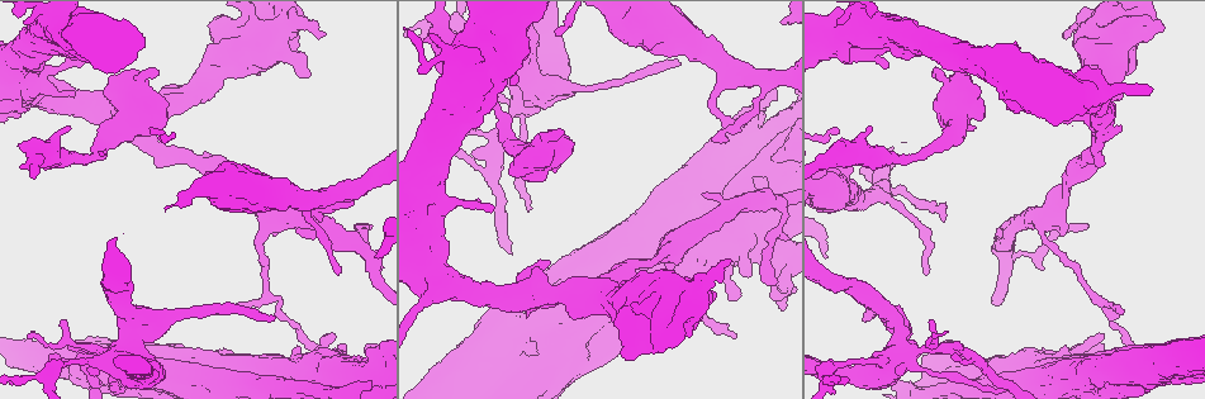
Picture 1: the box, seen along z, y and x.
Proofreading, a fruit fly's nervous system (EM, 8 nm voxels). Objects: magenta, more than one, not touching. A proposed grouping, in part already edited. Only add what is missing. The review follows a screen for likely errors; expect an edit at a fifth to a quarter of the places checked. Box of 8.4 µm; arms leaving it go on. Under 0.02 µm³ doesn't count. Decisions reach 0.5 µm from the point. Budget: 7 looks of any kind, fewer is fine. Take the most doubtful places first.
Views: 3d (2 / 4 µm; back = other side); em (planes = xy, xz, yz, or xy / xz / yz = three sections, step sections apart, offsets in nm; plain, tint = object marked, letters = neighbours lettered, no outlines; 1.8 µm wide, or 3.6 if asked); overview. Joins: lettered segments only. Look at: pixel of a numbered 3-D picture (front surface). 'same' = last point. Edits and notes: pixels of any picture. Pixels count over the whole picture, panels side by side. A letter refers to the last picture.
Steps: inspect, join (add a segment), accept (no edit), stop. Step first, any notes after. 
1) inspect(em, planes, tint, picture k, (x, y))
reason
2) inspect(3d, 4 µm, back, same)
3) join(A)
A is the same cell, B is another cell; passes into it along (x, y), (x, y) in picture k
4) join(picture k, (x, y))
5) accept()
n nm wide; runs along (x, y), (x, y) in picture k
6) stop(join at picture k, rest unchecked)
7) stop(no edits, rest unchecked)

inspect(em, 3.6 µm, xz, step 4, tint, picture 1, (521, 104))
calibre changes

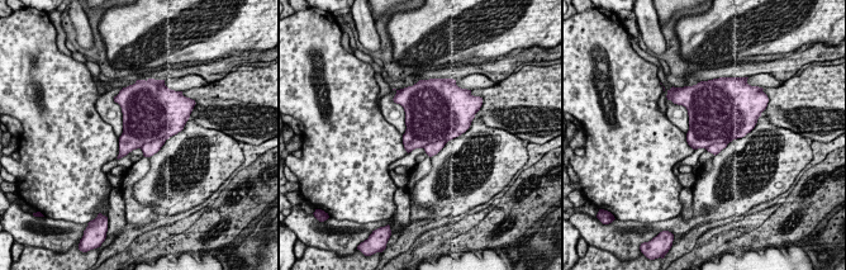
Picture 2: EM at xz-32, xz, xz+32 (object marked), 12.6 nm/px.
inspect(em, 3.6 µm, xz, step 4, letters, same)

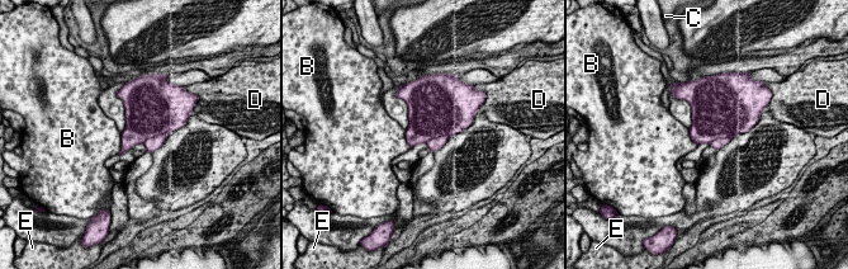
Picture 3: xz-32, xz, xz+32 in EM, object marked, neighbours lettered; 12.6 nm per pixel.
accept()
550 nm wide; B, C, D and E are other cells; border along (122, 133), (122, 149), (118, 152) in picture 3; none of them fits

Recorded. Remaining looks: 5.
inspect(3d, 2 µm, picture 1, (724, 142))

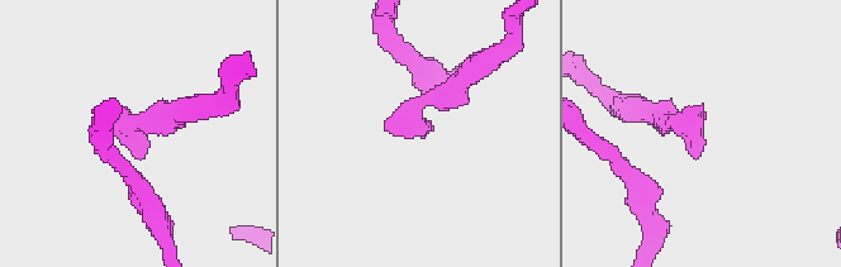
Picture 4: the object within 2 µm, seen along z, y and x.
inspect(em, yz, step 4, letters, picture 4, (695, 156))

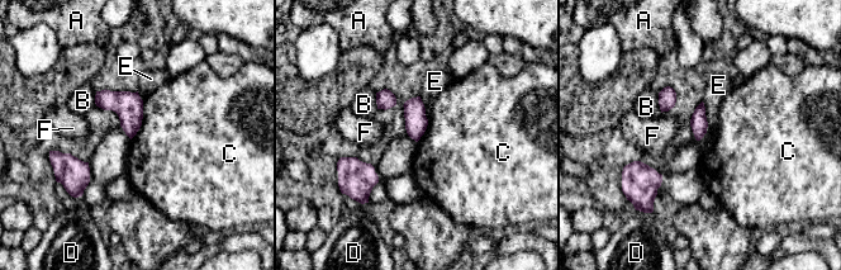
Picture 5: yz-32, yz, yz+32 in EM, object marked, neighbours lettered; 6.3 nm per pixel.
inspect(em, planes, letters, same)
another direction

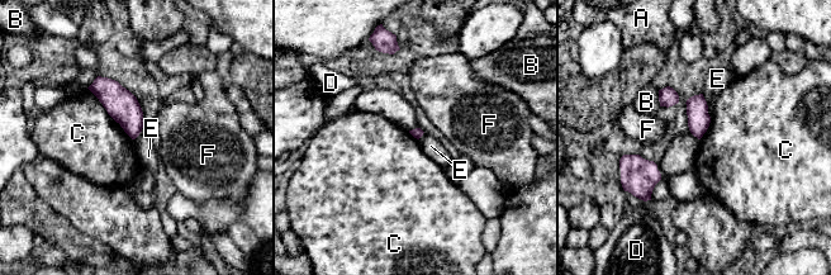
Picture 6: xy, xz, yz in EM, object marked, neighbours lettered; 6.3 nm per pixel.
accept()
A, B, C, D, E and F are other cells; border along (88, 88), (132, 140) in picture 6; no lettered segment goes on from it

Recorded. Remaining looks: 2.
inspect(em, yz, step 8, plain, picture 1, (274, 316))
tapers out

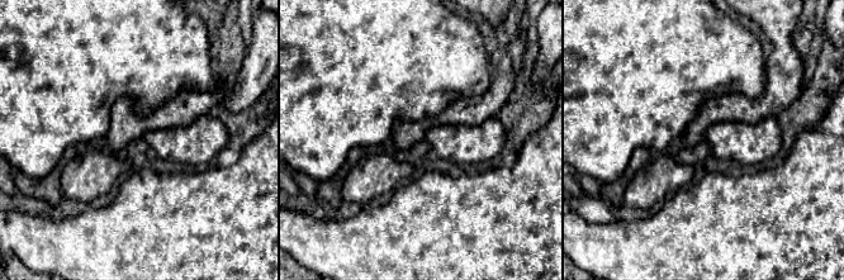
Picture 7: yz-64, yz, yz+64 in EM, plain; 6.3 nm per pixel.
inspect(em, yz, step 8, letters, same)

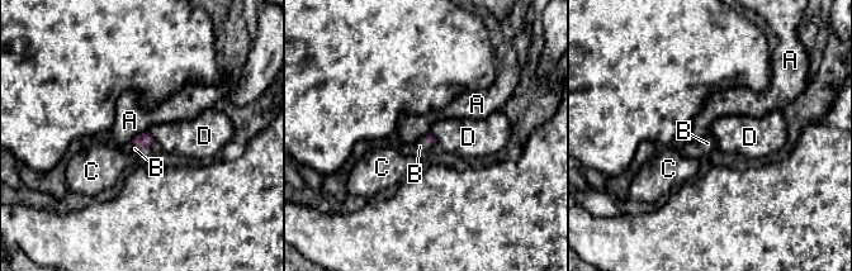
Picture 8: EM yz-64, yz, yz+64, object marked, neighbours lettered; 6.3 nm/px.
accept()
A touches over 130 nm; A, B, C and D are other cells; border along (147, 131), (137, 134), (131, 141) in picture 8; no lettered segment goes on from it

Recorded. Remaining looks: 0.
stop(no edits, rest unchecked)

